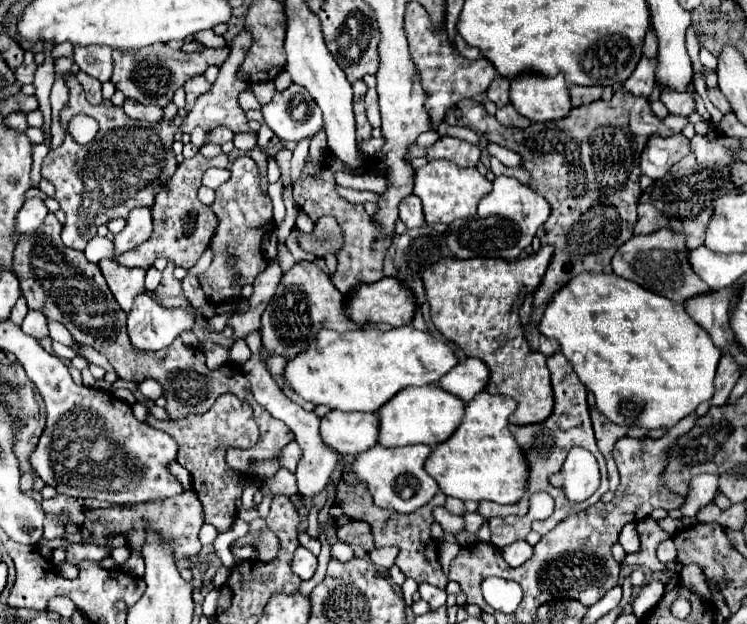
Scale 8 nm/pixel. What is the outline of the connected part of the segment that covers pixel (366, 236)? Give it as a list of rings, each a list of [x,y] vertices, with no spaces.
[[[329,153],[319,164],[311,162],[311,158],[307,158],[301,176],[303,180],[299,180],[301,188],[293,190],[293,198],[295,202],[301,206],[301,210],[310,216],[313,223],[316,224],[321,216],[333,216],[341,228],[343,234],[343,246],[337,252],[337,270],[333,274],[333,286],[341,292],[341,294],[349,294],[351,288],[355,288],[361,282],[377,282],[383,278],[383,256],[387,252],[387,248],[391,246],[393,236],[385,234],[363,210],[363,204],[351,204],[349,200],[345,200],[343,196],[337,194],[335,190],[335,172],[349,172],[349,166],[345,162],[341,162],[337,156]]]

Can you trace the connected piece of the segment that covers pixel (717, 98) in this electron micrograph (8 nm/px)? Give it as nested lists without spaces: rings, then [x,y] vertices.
[[[719,88],[709,90],[709,100],[711,100],[711,102],[713,102],[713,106],[715,106],[715,108],[719,108],[723,114],[729,114],[729,112],[731,112],[729,102],[725,100],[725,96],[721,94],[721,90],[719,90]]]

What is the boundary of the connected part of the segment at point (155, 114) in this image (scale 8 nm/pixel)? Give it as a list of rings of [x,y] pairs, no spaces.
[[[131,98],[125,100],[123,110],[127,112],[127,116],[137,118],[137,120],[143,120],[143,122],[151,122],[151,124],[163,118],[163,110],[161,108],[157,108],[153,104],[149,104],[149,106],[147,104],[139,104],[137,100],[131,100]]]

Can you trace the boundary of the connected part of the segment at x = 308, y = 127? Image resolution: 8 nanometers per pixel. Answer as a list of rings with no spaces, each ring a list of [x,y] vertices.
[[[291,84],[285,92],[277,92],[273,100],[261,108],[261,112],[267,126],[283,142],[311,138],[323,124],[317,102],[313,102],[309,92],[305,92],[299,84]]]

